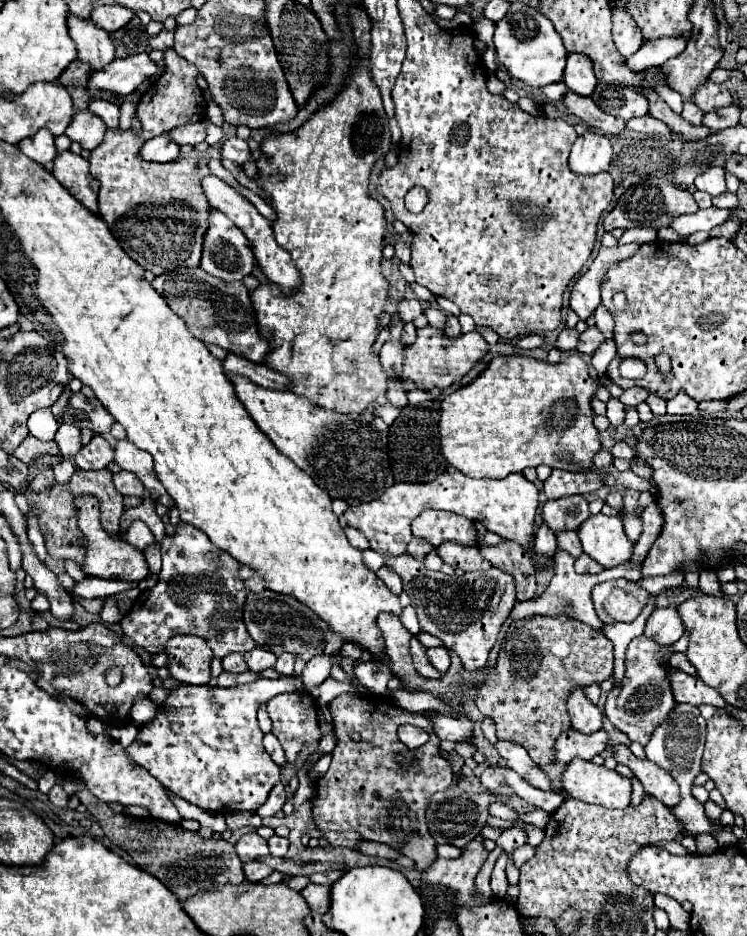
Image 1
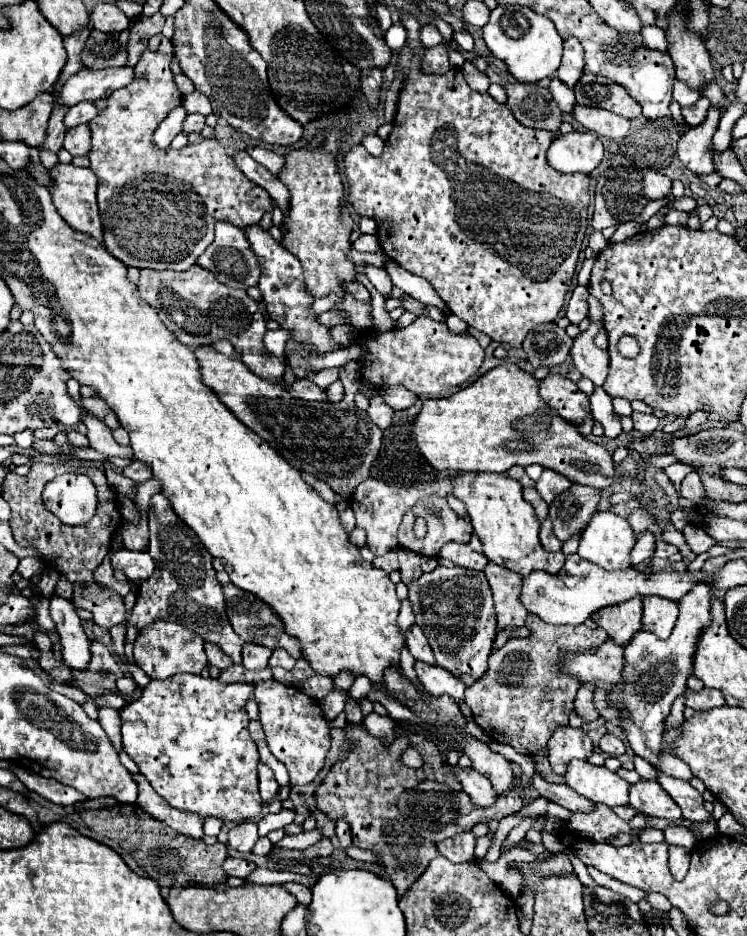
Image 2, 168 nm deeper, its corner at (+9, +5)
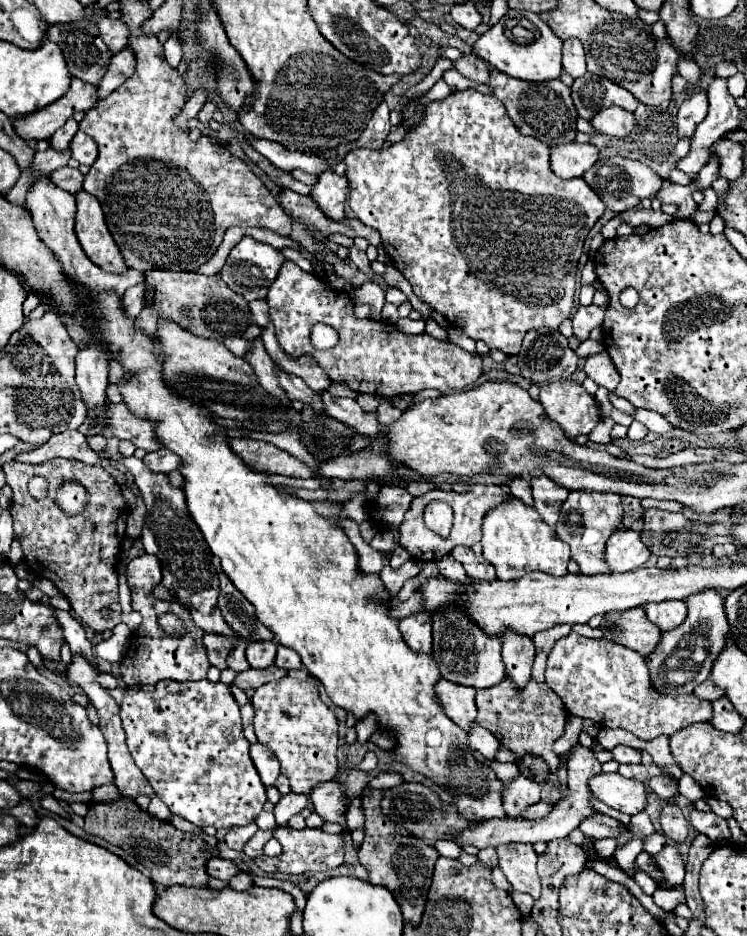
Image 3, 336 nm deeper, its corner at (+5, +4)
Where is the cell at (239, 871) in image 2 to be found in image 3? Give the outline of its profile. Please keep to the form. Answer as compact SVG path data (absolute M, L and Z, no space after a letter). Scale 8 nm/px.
M211 857L207 861L207 873L209 877L215 877L215 879L223 879L223 881L229 881L233 875L239 873L237 865L229 859L221 859L221 857Z

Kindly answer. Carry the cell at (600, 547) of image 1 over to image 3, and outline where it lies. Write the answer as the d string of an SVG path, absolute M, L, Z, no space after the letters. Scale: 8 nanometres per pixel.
M615 531L605 549L605 559L615 573L625 573L643 567L651 557L649 547L637 531Z

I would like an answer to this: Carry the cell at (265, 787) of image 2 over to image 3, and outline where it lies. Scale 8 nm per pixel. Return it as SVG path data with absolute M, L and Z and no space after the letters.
M251 743L249 753L261 775L261 781L265 785L275 785L275 779L279 777L279 761L277 757L273 757L273 751L265 749L265 745L261 743Z

